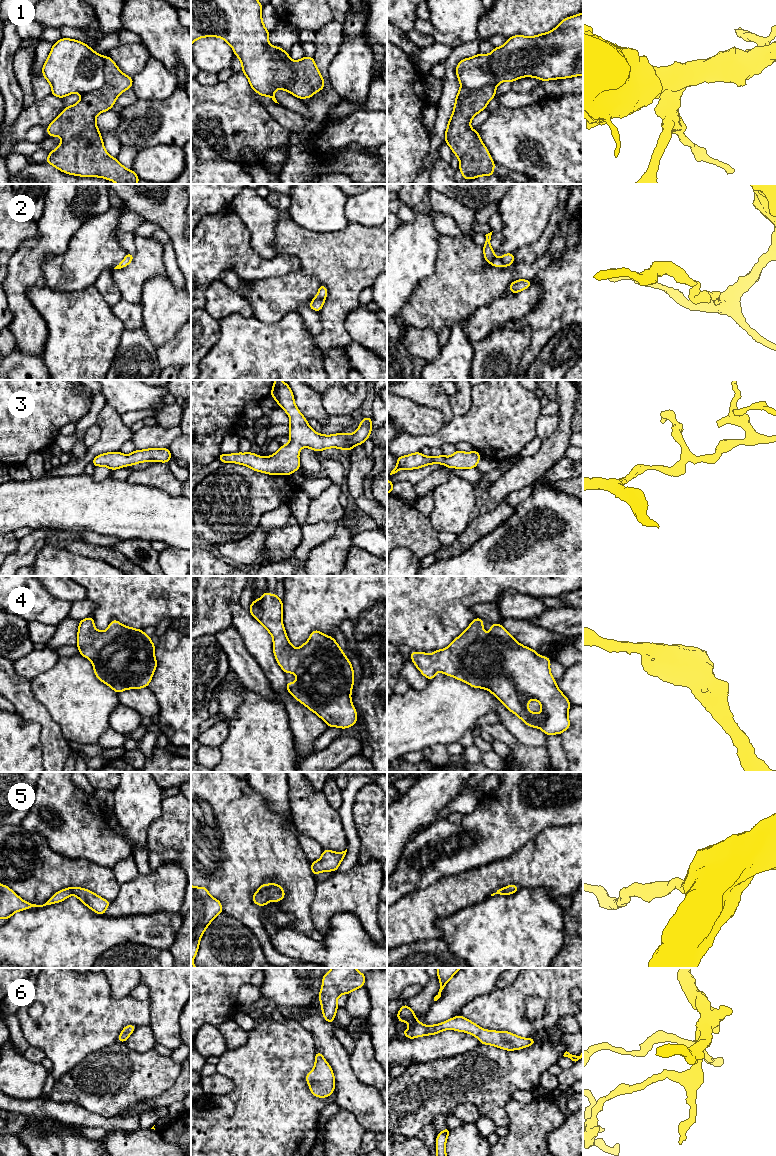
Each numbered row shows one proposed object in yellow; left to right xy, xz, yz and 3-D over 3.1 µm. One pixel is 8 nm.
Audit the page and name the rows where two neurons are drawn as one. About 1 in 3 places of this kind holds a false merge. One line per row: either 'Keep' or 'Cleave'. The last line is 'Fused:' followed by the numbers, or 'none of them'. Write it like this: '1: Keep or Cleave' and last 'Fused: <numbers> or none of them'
1: Cleave
2: Keep
3: Keep
4: Keep
5: Keep
6: Keep
Fused: 1

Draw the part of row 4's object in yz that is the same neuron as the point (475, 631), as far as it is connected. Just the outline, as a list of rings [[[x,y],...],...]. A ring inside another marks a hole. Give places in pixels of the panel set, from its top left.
[[[475,618],[467,629],[451,642],[449,647],[434,650],[432,655],[412,651],[410,657],[414,665],[429,680],[434,679],[437,672],[442,672],[447,676],[452,676],[460,681],[466,682],[473,688],[486,689],[526,725],[533,728],[540,728],[546,735],[562,734],[571,725],[568,718],[568,711],[571,704],[567,697],[559,690],[550,672],[551,660],[546,656],[539,656],[535,650],[517,642],[501,624],[491,624],[490,633],[485,633],[483,622],[483,619]],[[533,699],[537,700],[541,705],[540,715],[528,709],[528,703]]]

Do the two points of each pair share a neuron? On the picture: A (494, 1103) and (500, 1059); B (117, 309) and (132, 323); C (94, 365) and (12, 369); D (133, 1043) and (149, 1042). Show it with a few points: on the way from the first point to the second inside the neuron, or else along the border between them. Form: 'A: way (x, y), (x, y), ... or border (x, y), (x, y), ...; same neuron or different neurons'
A: way (494, 1092), (494, 1075), (499, 1070); same neuron
B: way (121, 312), (128, 319); same neuron
C: border (40, 356), (48, 369); different neurons
D: way (137, 1042), (145, 1042); same neuron

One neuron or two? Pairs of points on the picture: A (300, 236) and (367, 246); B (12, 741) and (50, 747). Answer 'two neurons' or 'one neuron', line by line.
A: one neuron
B: two neurons

